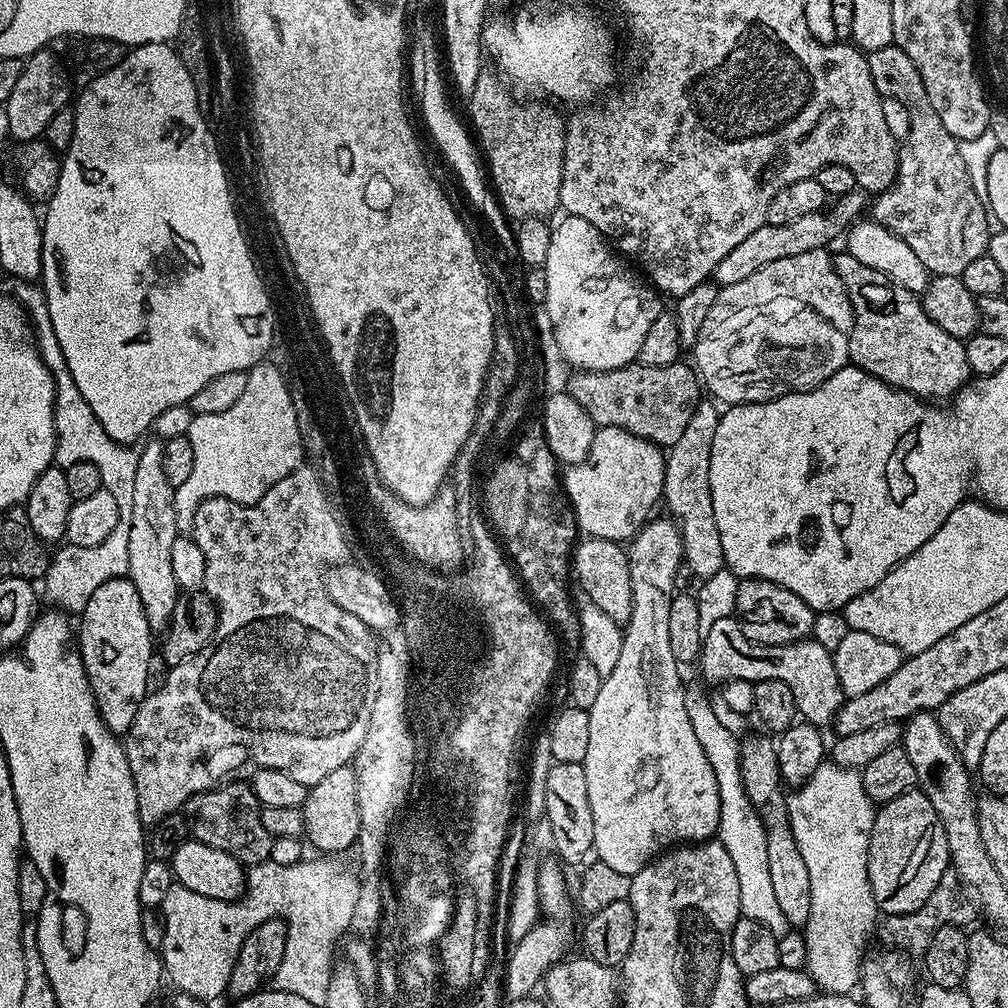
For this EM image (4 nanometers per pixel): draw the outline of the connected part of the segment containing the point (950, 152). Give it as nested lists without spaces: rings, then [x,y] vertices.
[[[892,43],[867,53],[867,58],[870,78],[874,78],[881,97],[902,102],[910,110],[910,134],[898,148],[896,182],[871,201],[871,219],[896,232],[932,276],[960,277],[968,263],[987,253],[990,235],[990,213],[985,201],[974,194],[966,162],[962,162],[960,141],[942,126],[942,118],[930,106],[922,74],[906,50]]]

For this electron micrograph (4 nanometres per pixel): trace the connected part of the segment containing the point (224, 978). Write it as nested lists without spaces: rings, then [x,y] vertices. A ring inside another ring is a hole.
[[[173,883],[166,894],[162,905],[165,918],[165,940],[162,947],[162,972],[172,979],[177,993],[193,996],[199,1000],[215,1002],[227,993],[230,982],[230,970],[234,970],[234,962],[238,958],[238,950],[242,950],[242,942],[246,942],[250,921],[248,921],[247,899],[219,900],[205,898],[202,894],[194,894],[194,890],[186,890],[186,886]]]

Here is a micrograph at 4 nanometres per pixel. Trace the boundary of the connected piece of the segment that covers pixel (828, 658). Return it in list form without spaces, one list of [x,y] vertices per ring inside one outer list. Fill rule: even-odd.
[[[735,615],[718,618],[714,626],[710,626],[709,632],[704,634],[704,645],[700,648],[698,668],[704,671],[705,678],[703,677],[703,679],[709,685],[711,685],[710,683],[716,684],[715,686],[723,686],[729,680],[751,680],[753,682],[757,680],[781,680],[786,682],[786,686],[790,686],[790,690],[794,694],[797,713],[807,723],[817,726],[831,725],[846,699],[842,686],[838,682],[838,670],[834,670],[832,653],[825,646],[820,645],[816,638],[799,640],[786,645],[762,645],[746,638],[744,625]]]

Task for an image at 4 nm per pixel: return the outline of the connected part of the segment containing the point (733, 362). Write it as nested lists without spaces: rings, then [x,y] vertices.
[[[814,249],[810,250],[809,253],[797,254],[794,257],[779,258],[778,261],[770,262],[768,265],[762,266],[760,270],[755,270],[750,278],[720,288],[714,306],[706,314],[706,322],[702,322],[702,330],[698,330],[698,338],[694,349],[694,355],[696,355],[694,367],[703,387],[707,391],[709,388],[713,392],[711,395],[721,405],[765,404],[767,400],[777,400],[778,397],[791,392],[808,392],[812,388],[817,388],[826,378],[830,378],[830,374],[842,370],[849,363],[848,347],[850,346],[853,323],[852,303],[846,294],[846,286],[842,282],[842,278],[838,278],[838,274],[832,265],[832,256],[825,249]]]

